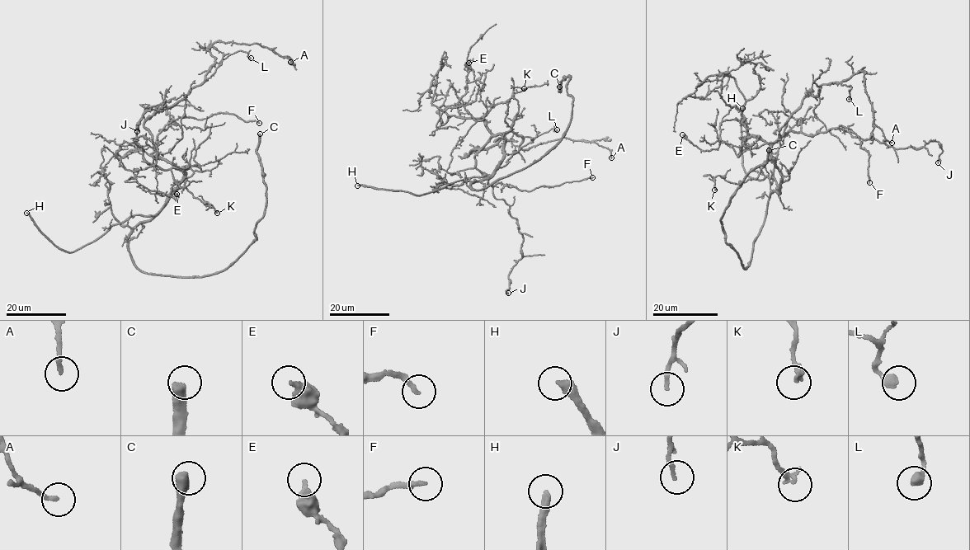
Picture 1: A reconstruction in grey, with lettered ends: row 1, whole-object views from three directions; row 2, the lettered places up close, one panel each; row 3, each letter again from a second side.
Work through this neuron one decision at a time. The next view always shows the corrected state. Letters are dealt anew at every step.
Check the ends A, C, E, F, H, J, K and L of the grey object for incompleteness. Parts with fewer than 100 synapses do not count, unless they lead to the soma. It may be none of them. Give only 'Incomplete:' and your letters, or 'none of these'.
Incomplete: C, H

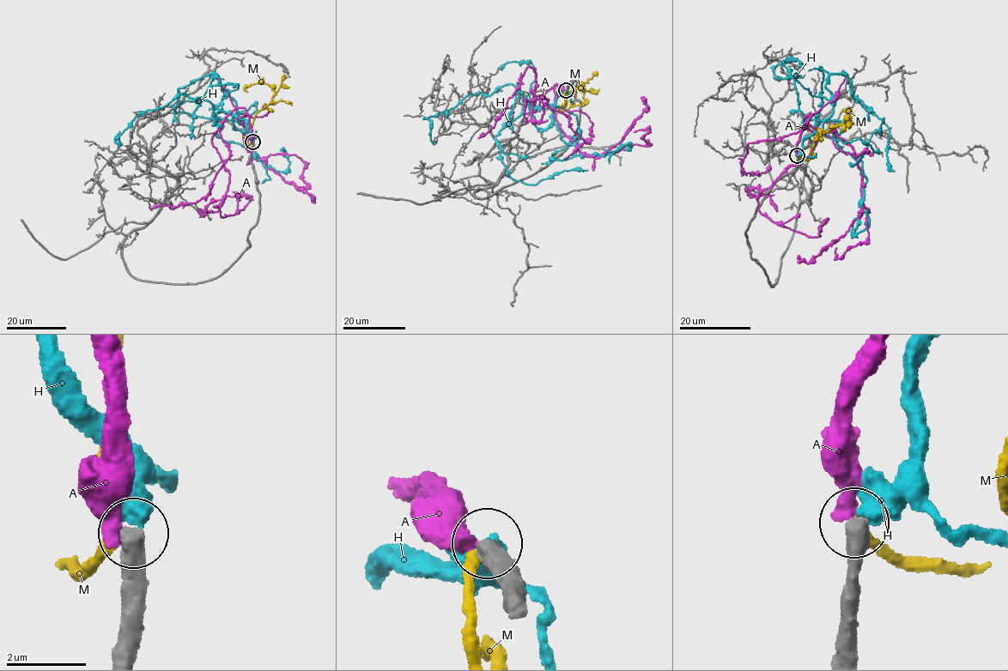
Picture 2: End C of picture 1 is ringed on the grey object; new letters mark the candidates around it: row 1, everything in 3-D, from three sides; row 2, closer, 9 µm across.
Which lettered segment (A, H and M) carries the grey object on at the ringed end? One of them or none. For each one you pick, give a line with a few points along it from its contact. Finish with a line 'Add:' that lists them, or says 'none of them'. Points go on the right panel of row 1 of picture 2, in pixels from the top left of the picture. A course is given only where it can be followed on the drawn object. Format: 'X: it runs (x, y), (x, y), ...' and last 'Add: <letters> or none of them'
Add: none of them

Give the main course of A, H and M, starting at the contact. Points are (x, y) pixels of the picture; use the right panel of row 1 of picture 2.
A: (797, 155), (810, 114), (804, 127), (816, 144), (762, 191), (761, 213), (815, 237), (828, 218)
H: (798, 156), (804, 140), (845, 126), (809, 120), (799, 109), (795, 58), (774, 68), (784, 79), (804, 74)
M: (797, 156), (812, 158), (810, 148), (816, 135), (834, 125), (847, 124), (849, 110), (840, 113)

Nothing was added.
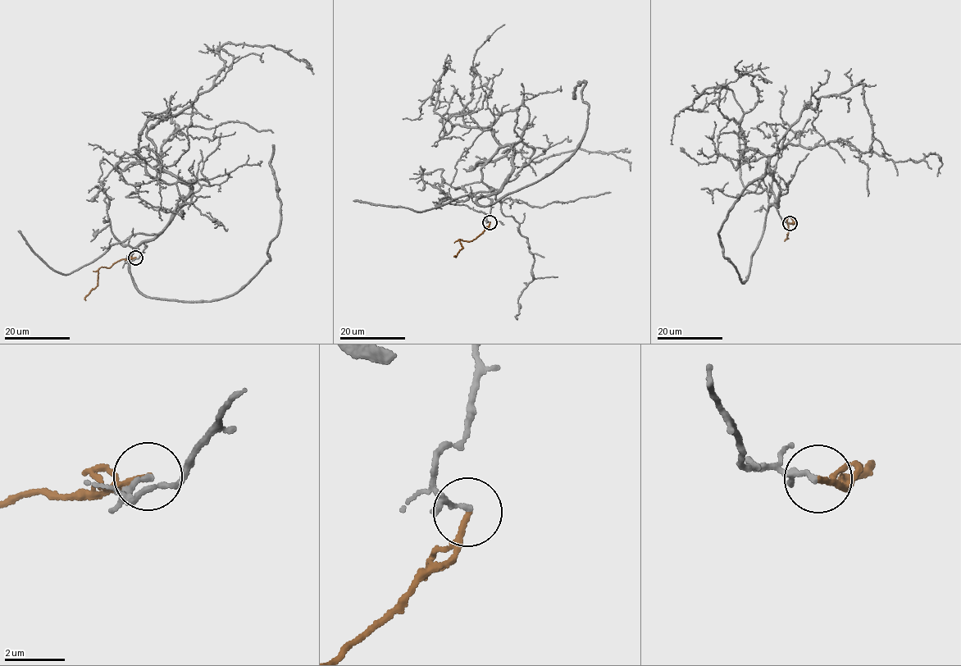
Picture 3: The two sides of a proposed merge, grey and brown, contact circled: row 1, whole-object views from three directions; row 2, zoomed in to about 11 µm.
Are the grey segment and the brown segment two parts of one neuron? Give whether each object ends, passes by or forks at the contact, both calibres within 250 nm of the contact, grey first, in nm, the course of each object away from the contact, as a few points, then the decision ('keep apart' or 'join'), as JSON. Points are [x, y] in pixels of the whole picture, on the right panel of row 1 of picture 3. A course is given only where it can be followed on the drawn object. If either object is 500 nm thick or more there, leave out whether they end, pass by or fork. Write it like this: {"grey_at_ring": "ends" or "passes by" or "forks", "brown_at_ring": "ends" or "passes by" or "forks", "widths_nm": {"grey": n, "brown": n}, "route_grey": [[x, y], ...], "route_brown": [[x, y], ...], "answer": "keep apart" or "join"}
{"grey_at_ring": "ends", "brown_at_ring": "ends", "widths_nm": {"grey": 170, "brown": 180}, "route_grey": [[790, 223], [768, 167], [821, 97], [863, 83], [873, 136], [890, 155]], "route_brown": [[790, 223], [796, 221], [794, 223], [789, 217], [787, 239], [785, 241]], "answer": "join"}

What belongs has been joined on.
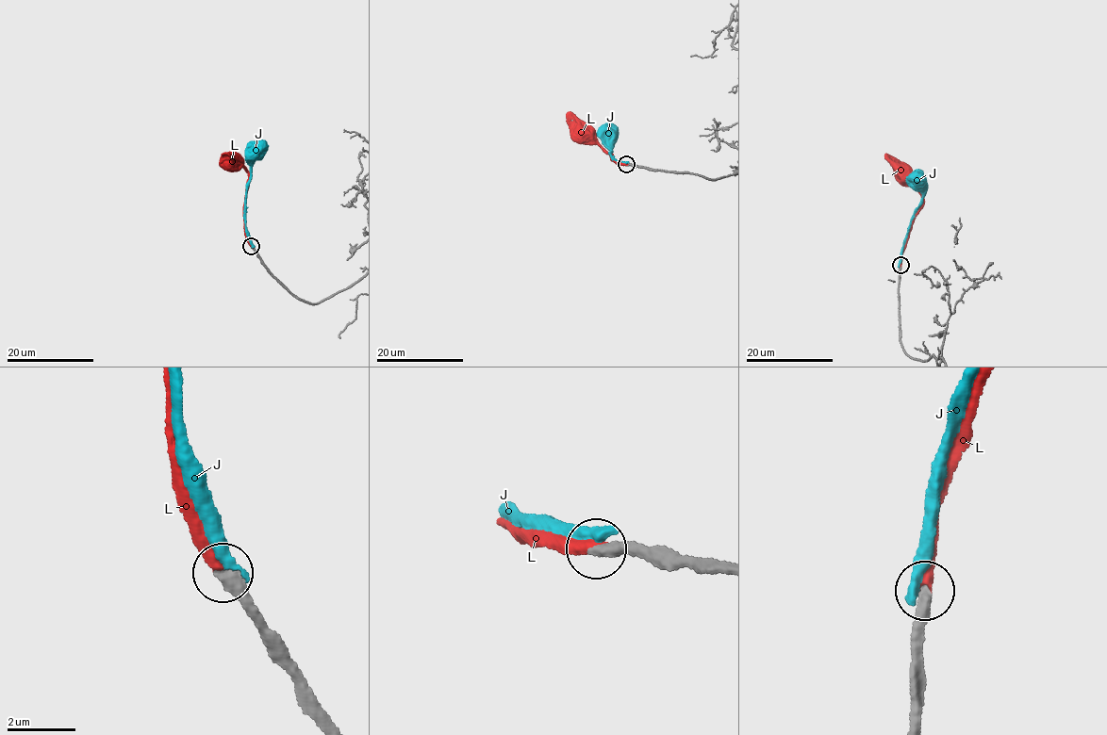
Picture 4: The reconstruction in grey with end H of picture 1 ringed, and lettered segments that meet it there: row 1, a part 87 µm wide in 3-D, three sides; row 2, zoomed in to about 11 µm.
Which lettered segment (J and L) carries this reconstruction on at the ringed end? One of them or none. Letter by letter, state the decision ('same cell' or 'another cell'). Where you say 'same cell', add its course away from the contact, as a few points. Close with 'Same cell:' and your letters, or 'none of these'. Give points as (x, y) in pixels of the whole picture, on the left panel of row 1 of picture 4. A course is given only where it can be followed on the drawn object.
J: another cell
L: same cell; it runs (252, 246), (245, 234), (244, 209), (248, 170), (232, 160)
Same cell: L

